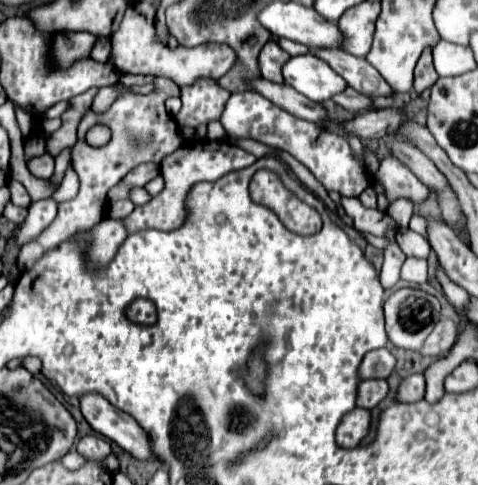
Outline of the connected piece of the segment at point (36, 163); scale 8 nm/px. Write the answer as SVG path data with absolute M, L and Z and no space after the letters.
M44 153L40 157L32 157L32 161L28 163L28 171L34 175L34 177L40 177L40 179L50 179L52 173L54 173L54 157Z

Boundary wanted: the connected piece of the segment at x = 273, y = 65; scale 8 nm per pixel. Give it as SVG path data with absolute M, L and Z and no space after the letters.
M268 41L260 51L260 71L262 77L272 83L284 83L282 67L290 55L278 45L278 41Z

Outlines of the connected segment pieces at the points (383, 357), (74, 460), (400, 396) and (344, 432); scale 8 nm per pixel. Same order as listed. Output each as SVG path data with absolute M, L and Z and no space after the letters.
M376 349L362 359L358 375L362 375L362 379L388 379L388 375L394 371L394 365L396 359L388 349Z
M76 451L66 453L66 455L64 455L60 461L62 461L62 463L64 463L64 467L68 467L68 469L78 469L78 467L86 465L86 459L84 459L82 455L78 455Z
M416 373L416 375L404 377L394 399L398 403L416 403L424 399L424 375Z
M356 407L340 419L336 427L336 443L340 447L352 449L364 439L364 435L368 433L368 427L370 427L370 411Z

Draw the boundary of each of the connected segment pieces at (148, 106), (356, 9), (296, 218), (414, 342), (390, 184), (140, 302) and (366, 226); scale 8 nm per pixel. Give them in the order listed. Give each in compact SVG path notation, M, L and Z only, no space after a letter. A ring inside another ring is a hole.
M156 77L156 89L148 95L136 95L132 91L128 91L120 81L114 83L114 87L118 87L118 99L112 103L112 107L104 113L104 115L96 115L94 111L88 111L84 115L84 119L80 121L78 127L78 141L72 147L72 167L76 169L78 177L80 177L80 193L76 199L68 201L68 203L60 203L58 205L58 215L56 219L50 223L50 227L46 227L36 239L28 241L18 255L18 269L26 271L30 269L36 259L40 259L46 251L58 247L62 241L66 241L74 231L86 231L90 227L94 227L96 223L102 221L104 215L104 205L106 205L106 193L120 183L134 167L142 165L142 163L158 163L164 159L164 155L176 151L180 147L180 135L178 135L178 127L174 117L164 109L164 101L172 95L180 97L179 87L170 79L158 79ZM94 125L106 125L112 133L110 141L104 147L90 147L86 143L86 133L88 129L92 129Z
M362 1L350 7L346 15L342 15L338 25L346 37L344 51L358 57L366 55L374 37L374 23L378 19L378 13L380 13L380 1Z
M258 171L250 183L250 197L256 201L256 203L262 203L262 205L268 205L270 209L274 209L280 217L280 221L294 233L298 235L314 235L322 229L322 217L318 215L316 209L312 209L310 205L302 203L300 199L296 199L284 185L282 181L272 173L272 171Z
M396 289L384 303L384 317L390 343L402 349L418 351L440 319L440 301L434 295L424 293L420 289Z
M392 155L380 163L374 177L384 187L384 197L388 199L388 203L396 199L410 199L416 205L426 201L430 195L430 189Z
M136 299L134 303L128 305L126 317L128 317L132 323L154 325L154 323L156 323L156 307L154 307L154 303L148 301L148 299Z
M342 197L340 205L344 207L346 215L354 221L354 229L360 233L372 233L382 237L390 225L394 225L394 219L388 217L380 209L368 209L360 203L358 197Z

